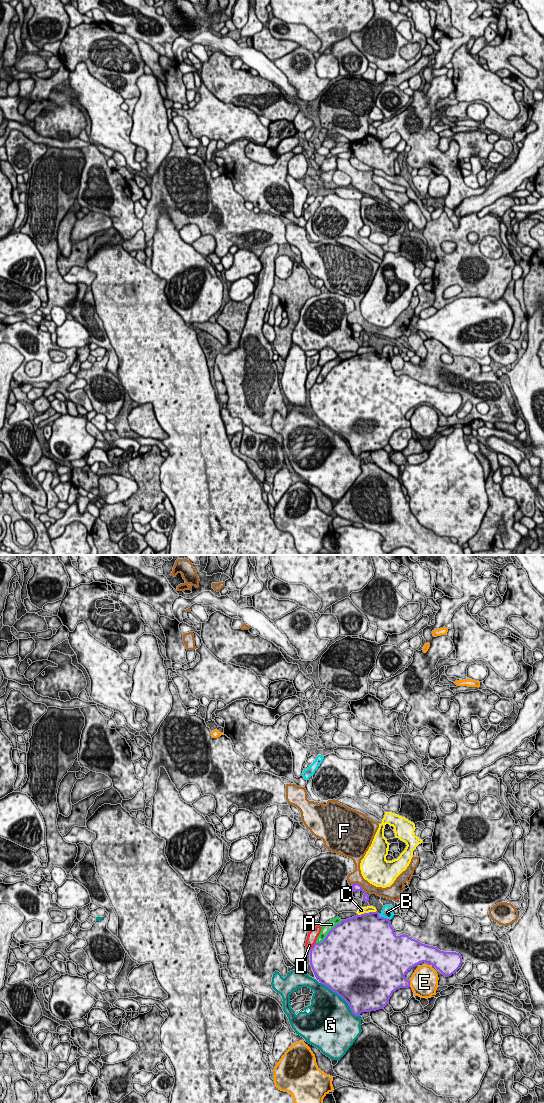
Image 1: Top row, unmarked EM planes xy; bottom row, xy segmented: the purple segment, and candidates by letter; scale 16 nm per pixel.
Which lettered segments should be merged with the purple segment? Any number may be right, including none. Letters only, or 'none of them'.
none of them

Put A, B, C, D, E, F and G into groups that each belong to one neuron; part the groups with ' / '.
A / B / C / D / E / F / G

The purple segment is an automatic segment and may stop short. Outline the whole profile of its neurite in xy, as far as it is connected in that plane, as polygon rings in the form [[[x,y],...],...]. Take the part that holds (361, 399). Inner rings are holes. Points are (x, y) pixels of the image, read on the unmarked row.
[[[377,351],[357,354],[352,358],[342,360],[321,383],[315,383],[309,391],[310,405],[316,419],[341,436],[355,456],[360,456],[362,452],[383,449],[389,444],[390,437],[397,429],[410,427],[410,420],[407,420],[405,415],[420,403],[425,402],[434,406],[445,417],[457,412],[462,404],[459,393],[440,391],[437,387],[422,384],[405,374],[396,376],[390,359],[380,357]]]

